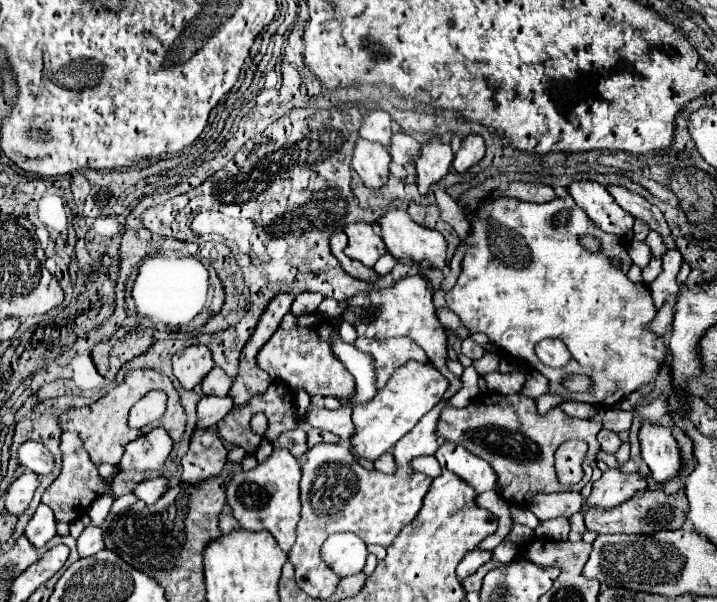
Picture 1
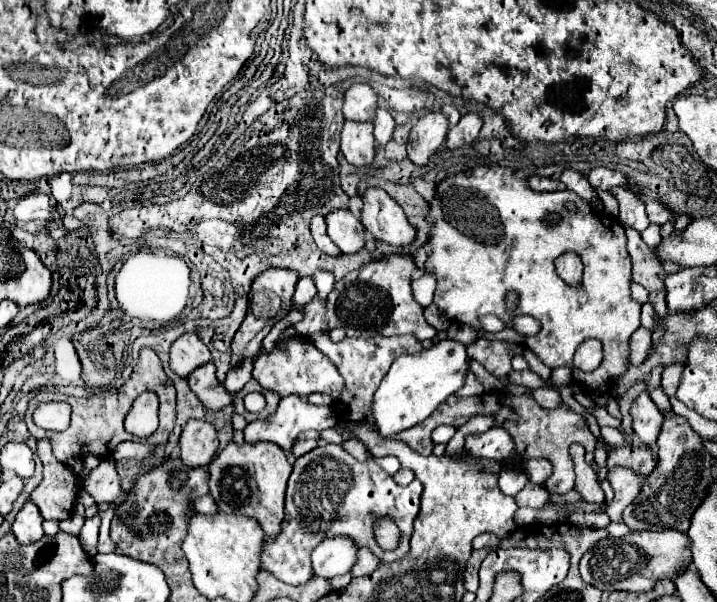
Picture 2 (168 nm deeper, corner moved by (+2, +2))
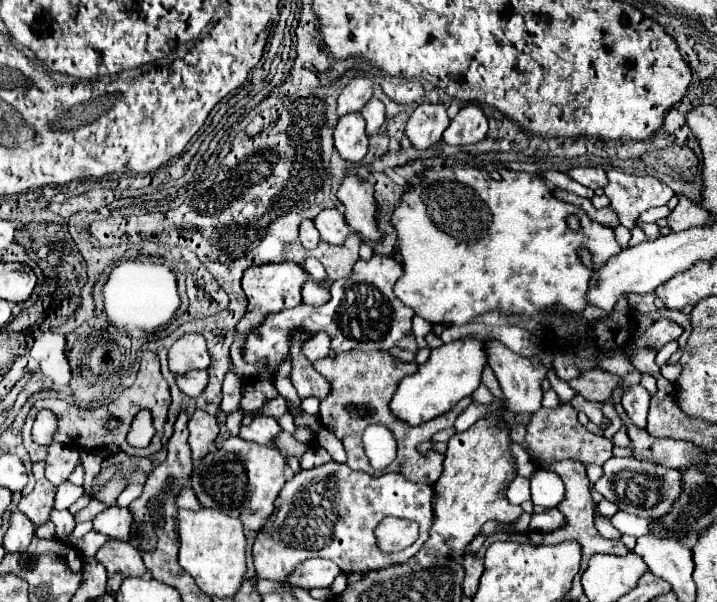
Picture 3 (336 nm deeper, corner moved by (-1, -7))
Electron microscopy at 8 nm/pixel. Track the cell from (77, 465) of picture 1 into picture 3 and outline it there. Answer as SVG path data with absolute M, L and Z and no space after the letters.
M33 463L33 477L35 477L35 489L23 497L17 505L17 509L31 519L33 525L43 525L49 521L49 513L53 509L53 497L55 497L55 485L47 481L43 475L45 463Z

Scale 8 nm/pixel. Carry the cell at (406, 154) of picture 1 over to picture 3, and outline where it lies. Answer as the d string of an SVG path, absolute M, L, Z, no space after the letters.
M371 97L371 99L365 103L365 107L361 109L361 115L363 115L363 119L367 121L367 133L371 135L371 133L375 133L375 131L383 125L383 121L385 121L385 105L383 105L377 97Z

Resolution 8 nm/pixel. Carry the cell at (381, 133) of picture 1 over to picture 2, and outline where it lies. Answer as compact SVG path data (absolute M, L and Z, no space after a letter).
M354 84L344 96L344 118L352 122L372 122L378 108L378 96L368 84Z

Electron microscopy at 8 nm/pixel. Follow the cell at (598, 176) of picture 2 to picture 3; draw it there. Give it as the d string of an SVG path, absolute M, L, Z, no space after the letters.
M573 167L567 171L567 175L589 189L599 189L607 185L607 175L601 167Z

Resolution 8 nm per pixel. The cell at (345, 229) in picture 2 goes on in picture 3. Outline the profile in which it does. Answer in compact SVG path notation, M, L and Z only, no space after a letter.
M323 209L313 219L315 229L321 235L321 241L327 241L331 245L343 243L343 239L351 233L343 215L337 209Z

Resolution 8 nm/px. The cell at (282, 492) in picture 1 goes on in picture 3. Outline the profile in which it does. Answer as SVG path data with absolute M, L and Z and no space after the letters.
M227 437L221 447L213 453L209 451L199 463L193 465L189 479L203 507L219 509L231 517L241 519L241 523L251 531L261 531L263 523L271 517L275 509L275 499L285 485L285 459L273 445L259 445L253 441L243 441L241 437Z

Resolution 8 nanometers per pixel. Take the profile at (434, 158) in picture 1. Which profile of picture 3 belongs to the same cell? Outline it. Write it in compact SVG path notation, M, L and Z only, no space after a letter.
M421 103L417 109L411 113L407 121L407 137L417 149L427 149L441 141L443 131L447 129L449 117L447 117L447 107L443 103Z

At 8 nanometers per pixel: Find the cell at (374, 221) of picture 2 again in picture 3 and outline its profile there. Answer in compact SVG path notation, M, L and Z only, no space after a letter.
M345 175L337 191L337 199L345 207L345 221L353 233L359 233L369 241L381 241L381 231L375 223L377 203L371 183L359 179L357 175Z

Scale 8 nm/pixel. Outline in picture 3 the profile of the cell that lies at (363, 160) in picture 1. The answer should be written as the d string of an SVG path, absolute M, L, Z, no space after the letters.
M361 113L341 115L335 125L335 147L347 161L359 163L367 155L367 133Z

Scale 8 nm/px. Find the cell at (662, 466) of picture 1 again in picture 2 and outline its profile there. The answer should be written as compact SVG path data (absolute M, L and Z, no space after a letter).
M642 392L634 406L630 408L630 414L634 418L634 432L640 438L640 442L644 446L650 446L652 450L656 448L654 444L658 442L658 434L660 434L660 426L664 422L664 414L656 408L656 404L652 402L652 398Z

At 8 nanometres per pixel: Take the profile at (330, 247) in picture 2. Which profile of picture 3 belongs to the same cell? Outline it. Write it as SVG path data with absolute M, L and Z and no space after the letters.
M305 219L301 225L299 225L299 241L305 249L311 249L319 243L319 231L313 229L315 225L311 223L311 219Z

